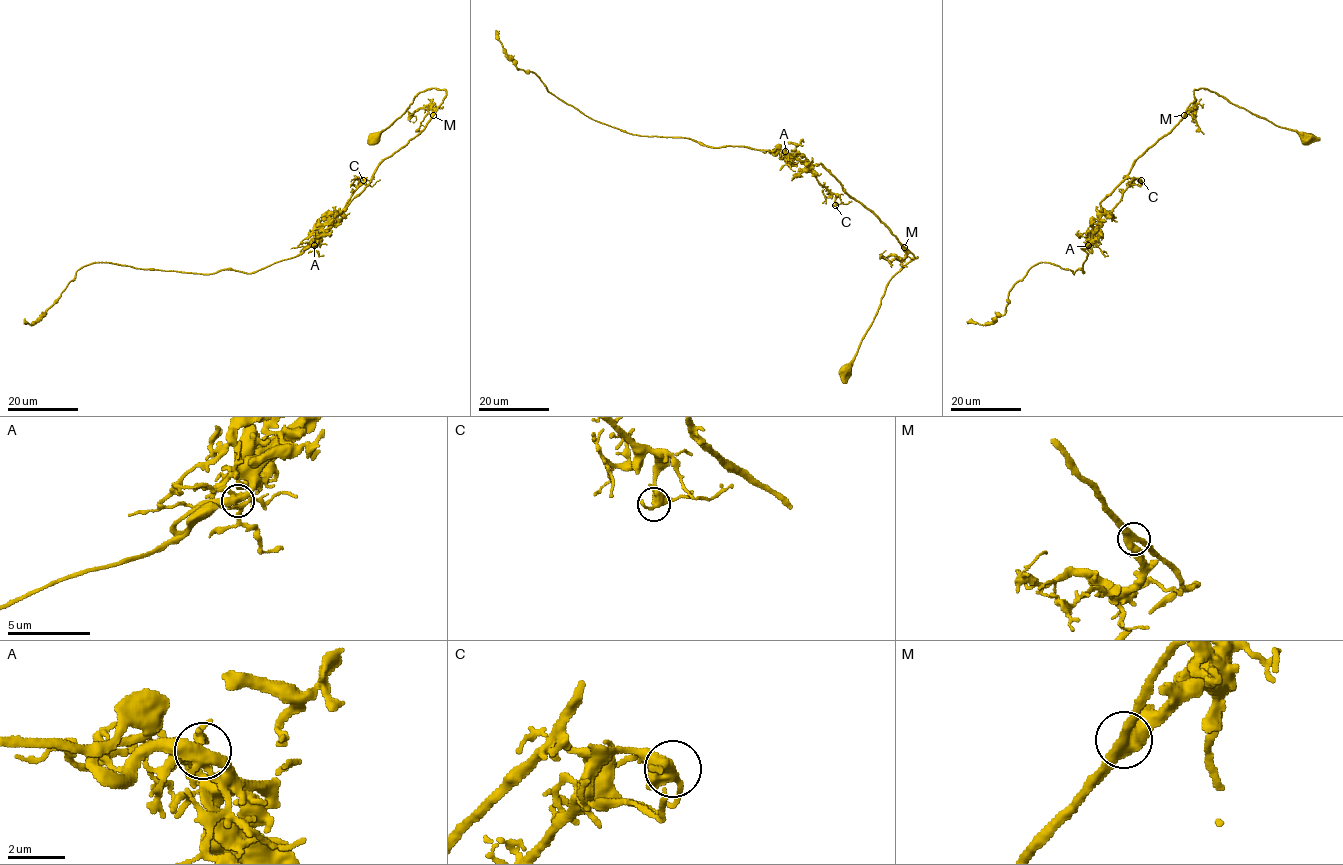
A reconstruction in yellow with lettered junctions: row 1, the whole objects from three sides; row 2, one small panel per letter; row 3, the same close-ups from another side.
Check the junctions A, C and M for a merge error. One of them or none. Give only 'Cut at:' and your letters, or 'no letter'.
Cut at: no letter

